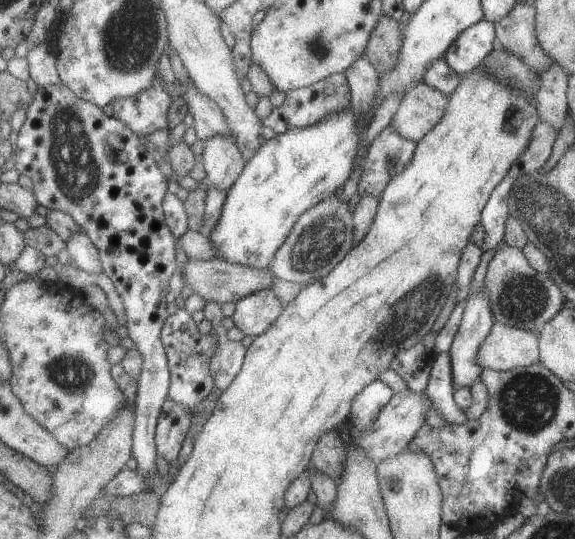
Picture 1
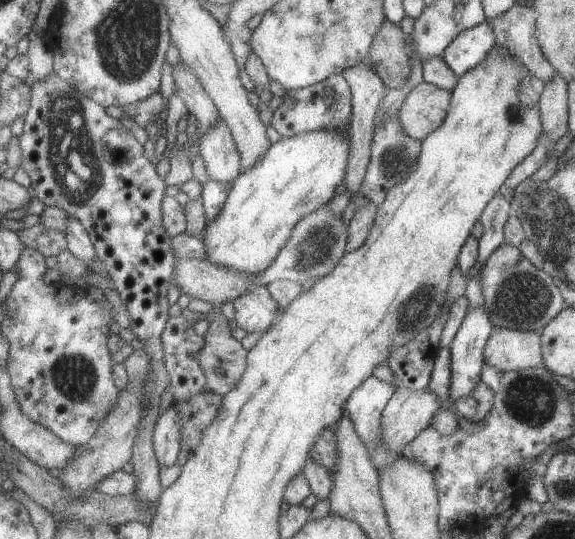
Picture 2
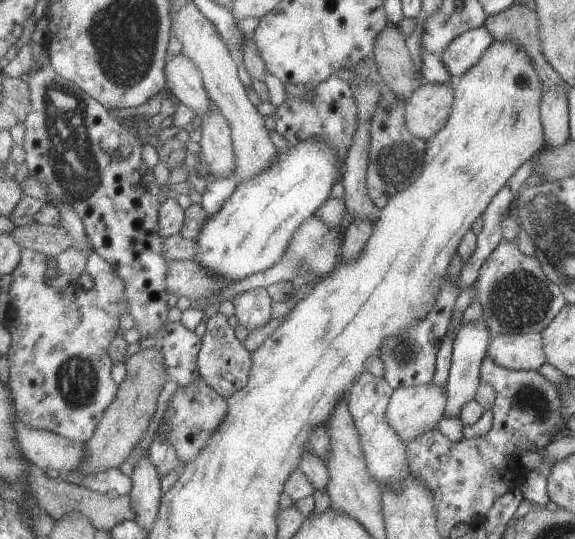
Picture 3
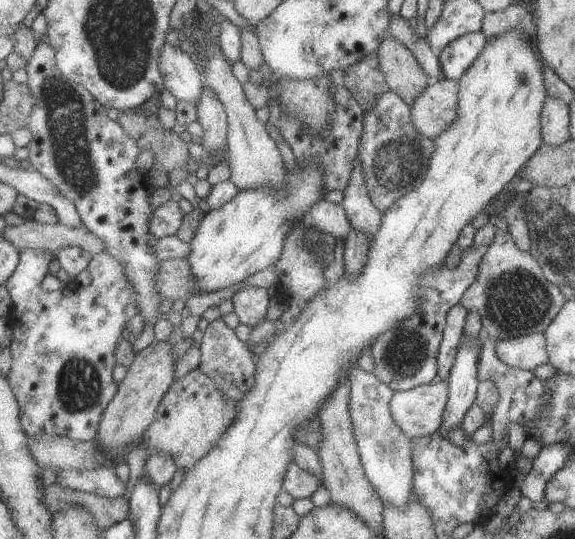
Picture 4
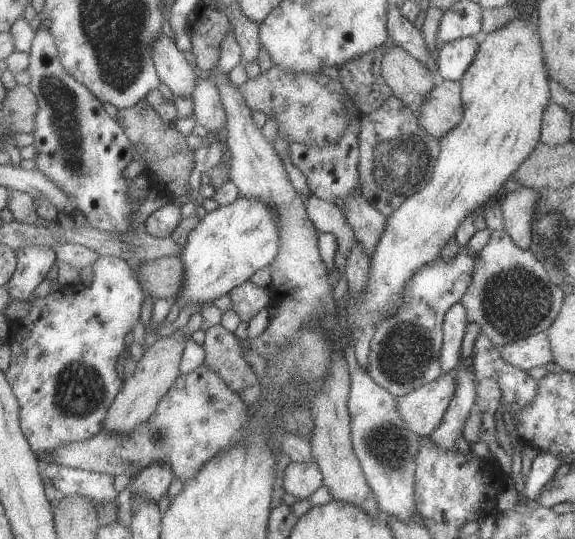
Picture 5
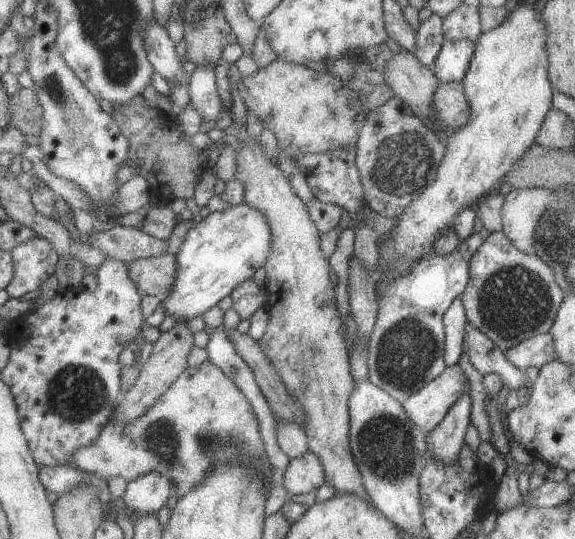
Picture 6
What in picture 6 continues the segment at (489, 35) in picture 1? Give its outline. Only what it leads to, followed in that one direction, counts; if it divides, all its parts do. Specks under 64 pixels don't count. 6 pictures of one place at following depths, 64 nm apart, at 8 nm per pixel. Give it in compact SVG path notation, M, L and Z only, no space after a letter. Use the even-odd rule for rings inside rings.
M467 39L444 40L432 67L437 80L441 83L461 81L468 70L475 48L474 42Z

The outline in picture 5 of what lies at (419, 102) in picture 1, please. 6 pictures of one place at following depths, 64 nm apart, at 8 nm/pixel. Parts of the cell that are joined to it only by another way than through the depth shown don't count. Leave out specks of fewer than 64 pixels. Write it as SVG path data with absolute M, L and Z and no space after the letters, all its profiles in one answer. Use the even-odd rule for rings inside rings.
M442 81L430 91L420 113L420 123L438 140L462 119L460 81Z

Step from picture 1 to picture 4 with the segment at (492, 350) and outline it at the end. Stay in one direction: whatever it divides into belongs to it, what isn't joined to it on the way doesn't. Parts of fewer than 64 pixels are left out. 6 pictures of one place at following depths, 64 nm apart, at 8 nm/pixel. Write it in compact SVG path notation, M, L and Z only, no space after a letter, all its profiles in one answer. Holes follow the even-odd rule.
M543 333L495 341L494 349L501 362L526 371L548 362Z

